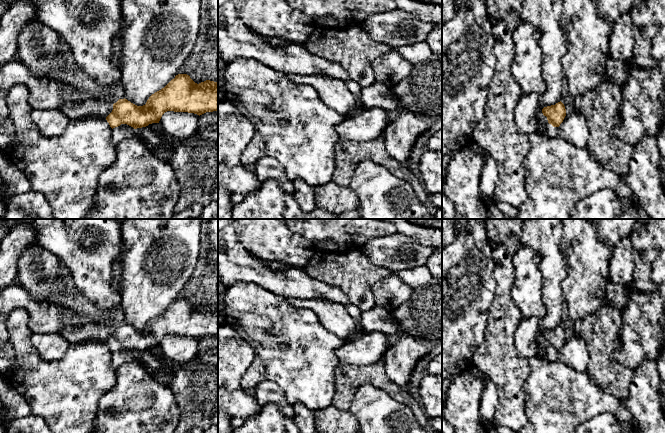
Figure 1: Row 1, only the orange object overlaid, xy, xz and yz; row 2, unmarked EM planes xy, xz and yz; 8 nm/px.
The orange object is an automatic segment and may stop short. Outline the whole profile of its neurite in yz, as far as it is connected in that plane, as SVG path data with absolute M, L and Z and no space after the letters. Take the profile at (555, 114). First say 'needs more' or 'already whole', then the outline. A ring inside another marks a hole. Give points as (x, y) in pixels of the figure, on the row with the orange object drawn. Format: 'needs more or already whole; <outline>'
needs more; M560 101L555 105L547 106L542 109L545 122L545 130L541 134L543 138L559 137L559 126L566 116L564 104Z

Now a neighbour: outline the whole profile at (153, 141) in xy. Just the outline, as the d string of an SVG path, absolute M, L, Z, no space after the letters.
M142 127L134 129L134 137L142 140L147 150L159 160L170 163L174 148L162 143L162 138L151 128Z

